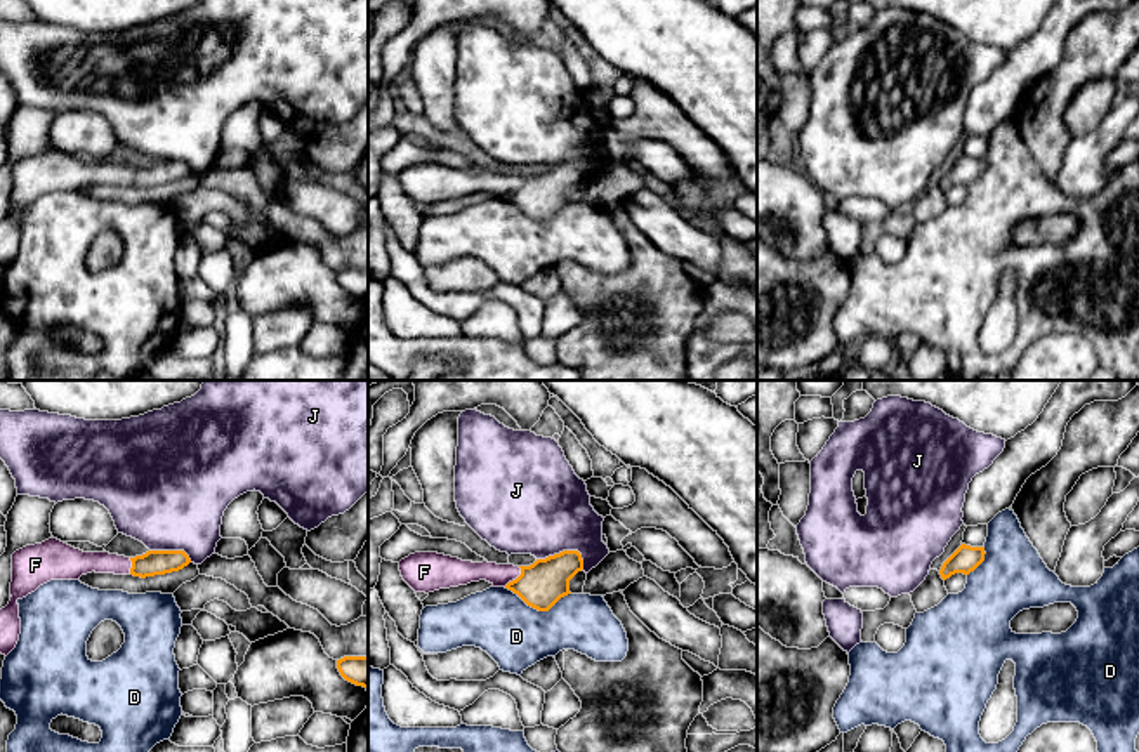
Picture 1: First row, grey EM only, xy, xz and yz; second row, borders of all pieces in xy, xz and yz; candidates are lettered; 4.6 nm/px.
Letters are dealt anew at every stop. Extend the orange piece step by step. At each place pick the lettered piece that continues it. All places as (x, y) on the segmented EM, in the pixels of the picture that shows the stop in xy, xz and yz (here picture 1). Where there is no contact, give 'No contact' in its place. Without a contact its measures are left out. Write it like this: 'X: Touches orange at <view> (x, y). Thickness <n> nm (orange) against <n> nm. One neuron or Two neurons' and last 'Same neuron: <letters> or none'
D: Touches orange at xz (537, 608). Thickness 220 nm (orange) against 300 nm. Two neurons
F: Touches orange at xz (516, 579). Thickness 220 nm (orange) against 110 nm. One neuron
J: Touches orange at xz (566, 551). Thickness 220 nm (orange) against 460 nm. Two neurons
Same neuron: F

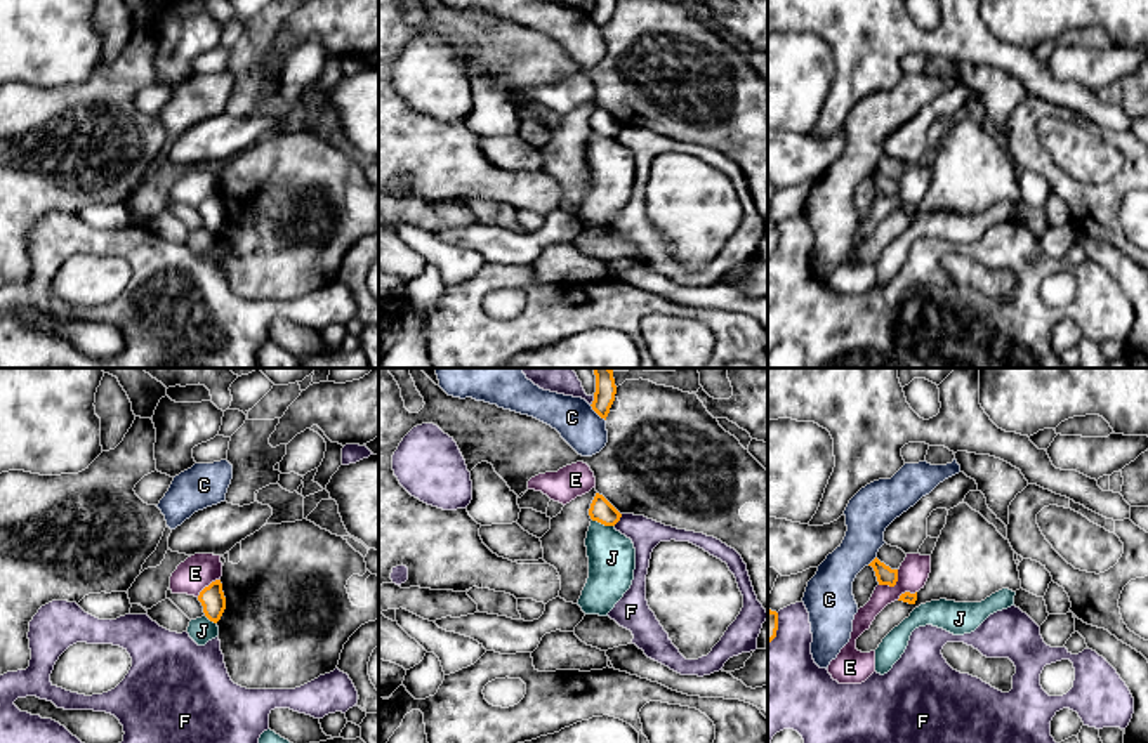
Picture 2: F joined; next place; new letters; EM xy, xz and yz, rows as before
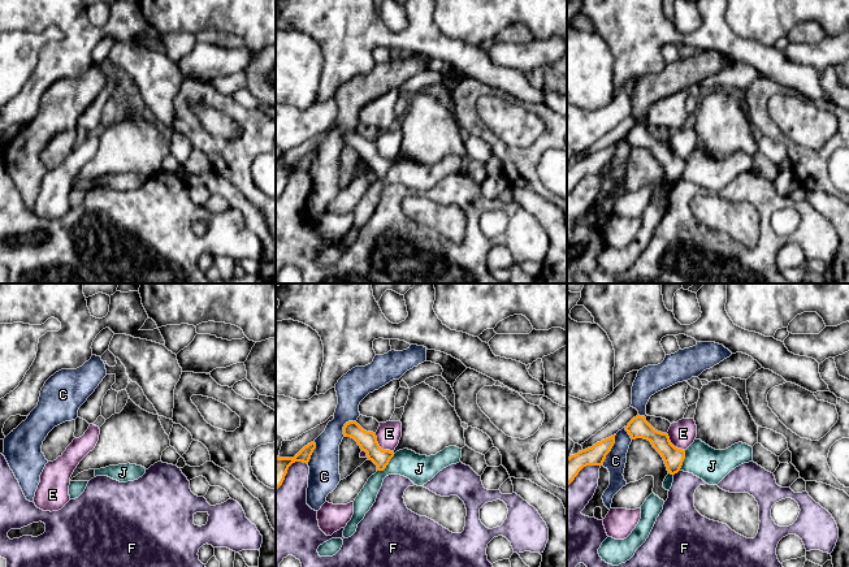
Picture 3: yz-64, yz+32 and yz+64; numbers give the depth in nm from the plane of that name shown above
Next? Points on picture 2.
C: Touches orange at xz (598, 414). Thickness 100 nm (orange) against 190 nm. Two neurons
E: Touches orange at yz (893, 585). Thickness 80 nm (orange) against 140 nm. Two neurons
F: Touches orange at xz (619, 519). Thickness 110 nm (orange) against 140 nm. Two neurons
J: Touches orange at xz (603, 523). Thickness 110 nm (orange) against 220 nm. Two neurons
Same neuron: none

